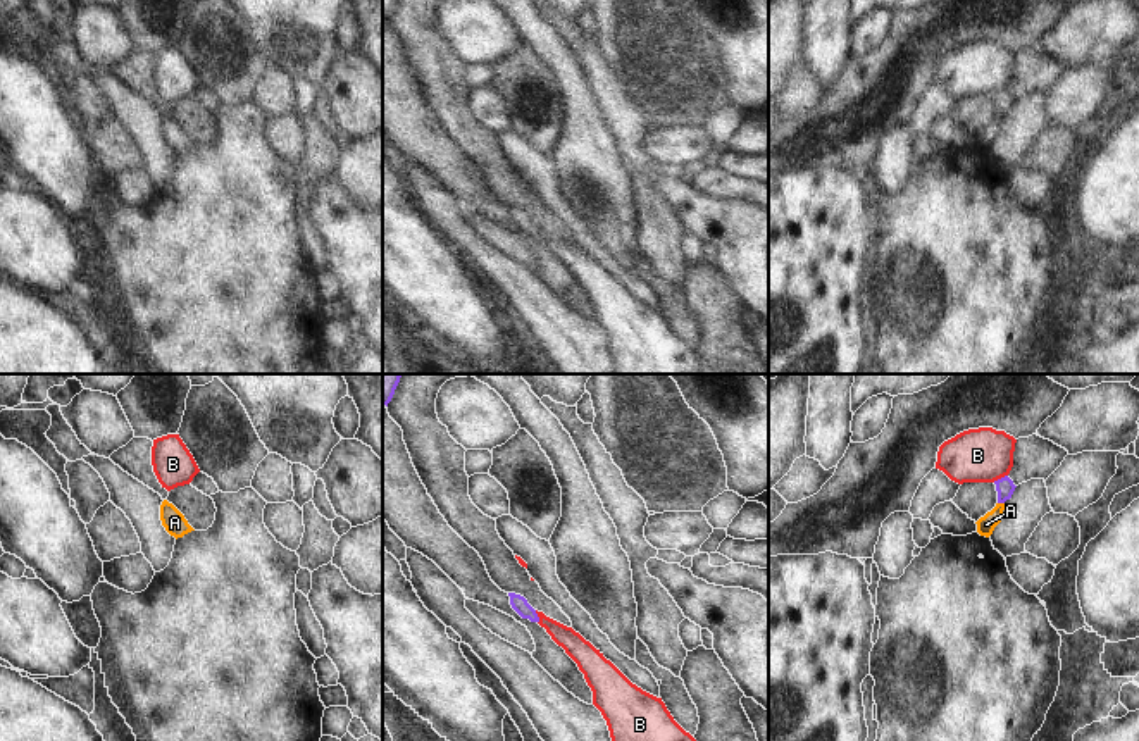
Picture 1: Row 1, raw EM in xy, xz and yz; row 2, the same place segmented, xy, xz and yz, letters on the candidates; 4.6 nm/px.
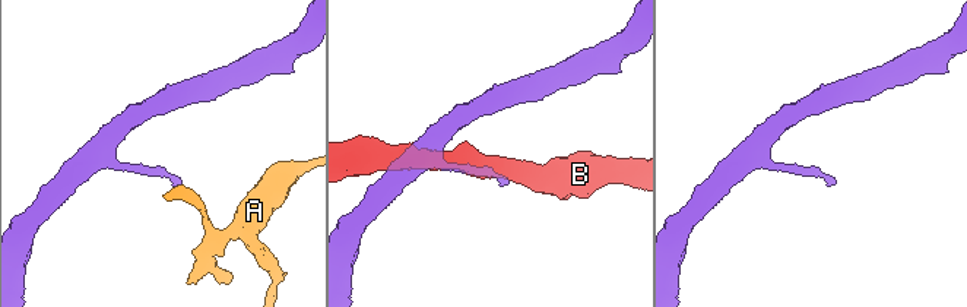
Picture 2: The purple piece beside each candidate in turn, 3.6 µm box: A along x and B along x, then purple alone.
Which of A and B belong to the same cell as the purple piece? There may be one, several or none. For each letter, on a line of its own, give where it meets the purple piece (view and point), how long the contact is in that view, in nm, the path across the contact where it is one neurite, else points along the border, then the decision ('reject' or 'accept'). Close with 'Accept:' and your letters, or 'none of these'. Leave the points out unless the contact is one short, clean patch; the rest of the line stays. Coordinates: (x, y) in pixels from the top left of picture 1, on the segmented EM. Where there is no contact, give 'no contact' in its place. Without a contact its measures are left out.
A: yz (1002, 502) | 30 nm | along yz (998, 502), (1003, 504) | reject
B: yz (1002, 478) | 80 nm | reject
Accept: none of these

